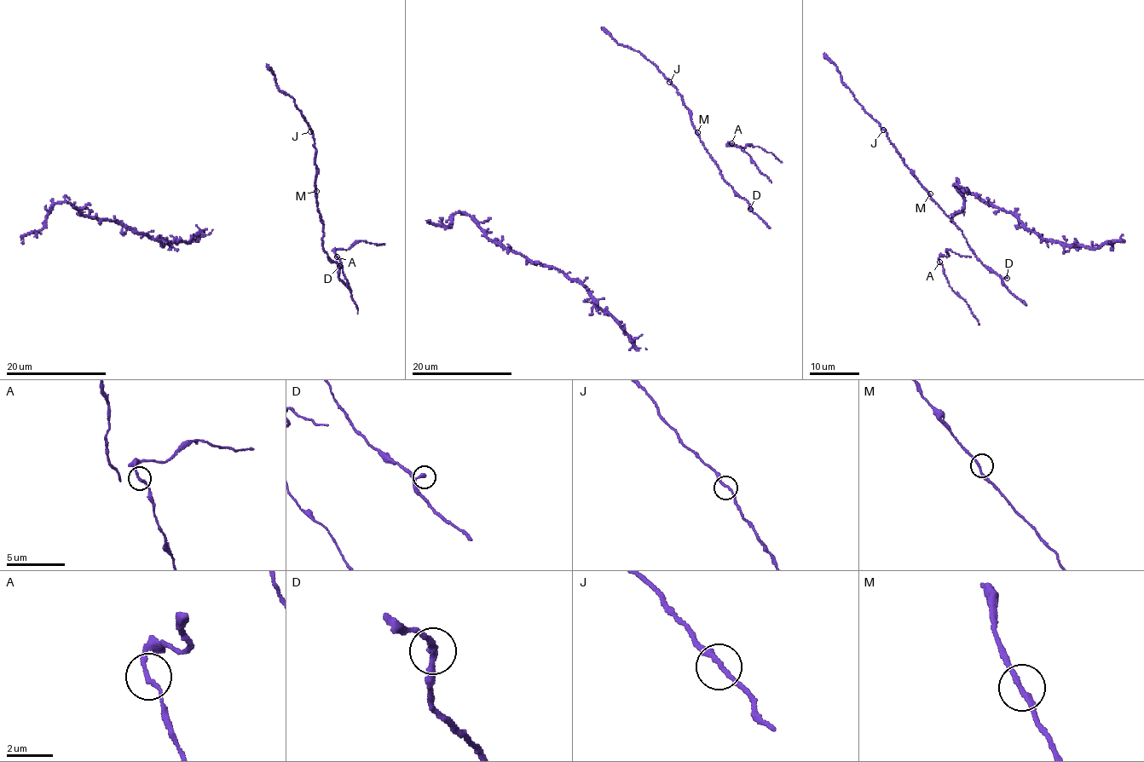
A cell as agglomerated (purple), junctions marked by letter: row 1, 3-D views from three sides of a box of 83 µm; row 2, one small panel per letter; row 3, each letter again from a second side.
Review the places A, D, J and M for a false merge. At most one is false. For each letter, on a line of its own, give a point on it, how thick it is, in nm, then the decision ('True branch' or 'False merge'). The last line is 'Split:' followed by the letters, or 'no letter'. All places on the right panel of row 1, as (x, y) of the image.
A: Place: (939, 262). Thickness 180 nm. False merge
D: Place: (1007, 278). Thickness 200 nm. True branch
J: Place: (883, 129). Thickness 200 nm. True branch
M: Place: (930, 193). Thickness 200 nm. True branch
Split: A

